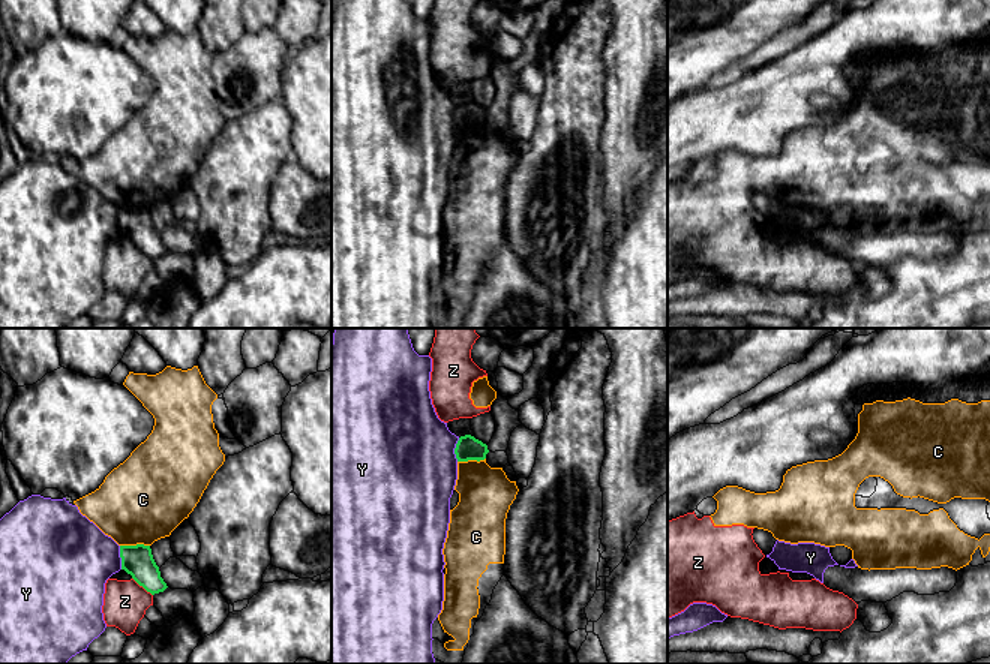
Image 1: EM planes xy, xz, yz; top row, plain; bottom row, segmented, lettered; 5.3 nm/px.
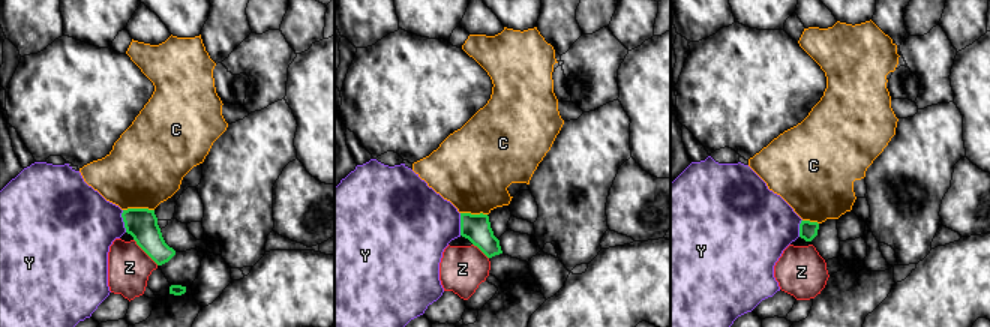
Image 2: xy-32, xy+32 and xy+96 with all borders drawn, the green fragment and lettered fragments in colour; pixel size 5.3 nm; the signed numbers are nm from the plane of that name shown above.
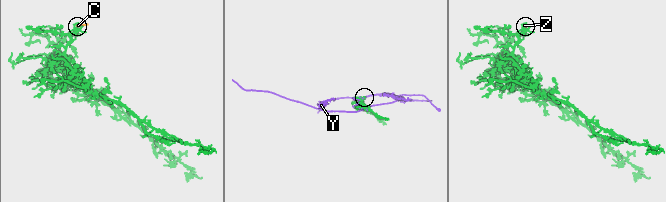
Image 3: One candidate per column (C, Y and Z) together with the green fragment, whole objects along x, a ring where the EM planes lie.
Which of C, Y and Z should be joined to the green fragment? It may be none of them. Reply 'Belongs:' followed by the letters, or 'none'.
Belongs: none

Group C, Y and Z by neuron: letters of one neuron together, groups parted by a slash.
C Z / Y

